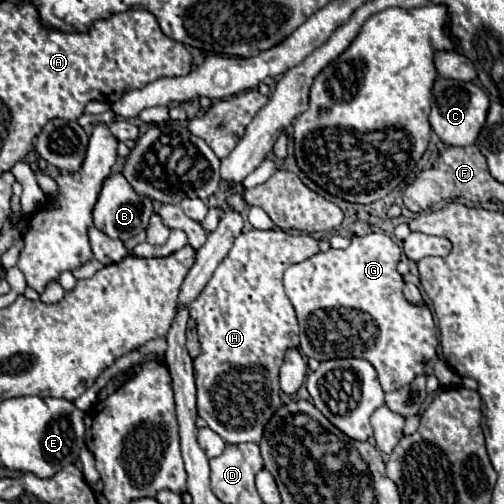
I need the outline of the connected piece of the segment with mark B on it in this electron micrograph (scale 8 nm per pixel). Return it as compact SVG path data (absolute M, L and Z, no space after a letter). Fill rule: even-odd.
M114 173L110 175L100 189L100 195L96 199L96 205L92 209L92 219L94 219L94 227L98 227L102 233L106 233L112 239L120 239L120 241L128 241L132 237L136 237L142 229L146 229L150 215L154 213L152 209L152 199L148 197L140 197L136 193L132 193L132 187L128 185L128 181L124 179L122 173Z

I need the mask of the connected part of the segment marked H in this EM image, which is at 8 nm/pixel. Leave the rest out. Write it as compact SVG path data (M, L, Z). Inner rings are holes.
M250 229L236 237L234 247L226 259L218 265L212 281L206 285L204 293L190 305L190 313L198 323L200 355L194 361L196 389L198 389L198 415L216 431L226 443L238 445L246 441L258 443L264 425L270 421L272 413L282 405L278 369L284 359L284 349L298 345L298 321L296 311L282 287L282 275L292 263L300 263L318 253L318 241L306 233L290 235L282 229L258 231Z

